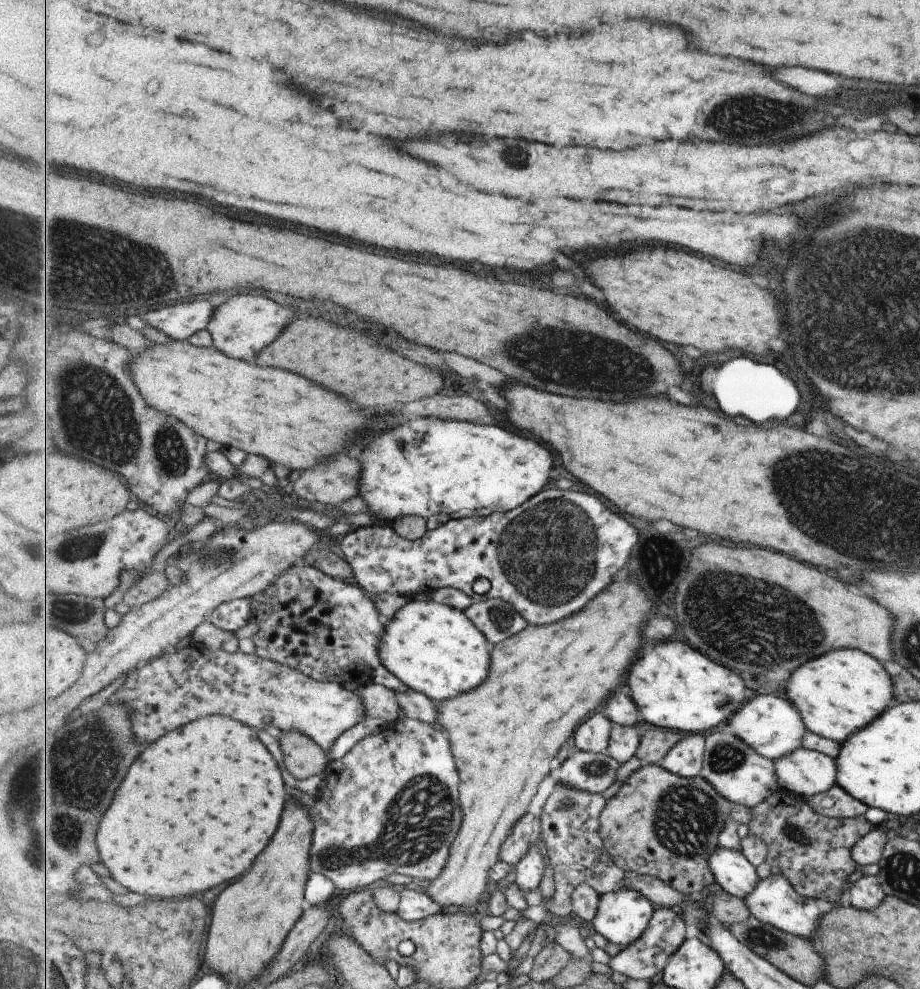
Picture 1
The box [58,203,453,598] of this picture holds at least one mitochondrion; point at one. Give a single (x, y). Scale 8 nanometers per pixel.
(92, 392)

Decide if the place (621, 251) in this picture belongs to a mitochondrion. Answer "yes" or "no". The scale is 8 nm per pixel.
no

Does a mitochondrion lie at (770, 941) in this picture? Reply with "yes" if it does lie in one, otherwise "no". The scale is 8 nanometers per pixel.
yes

